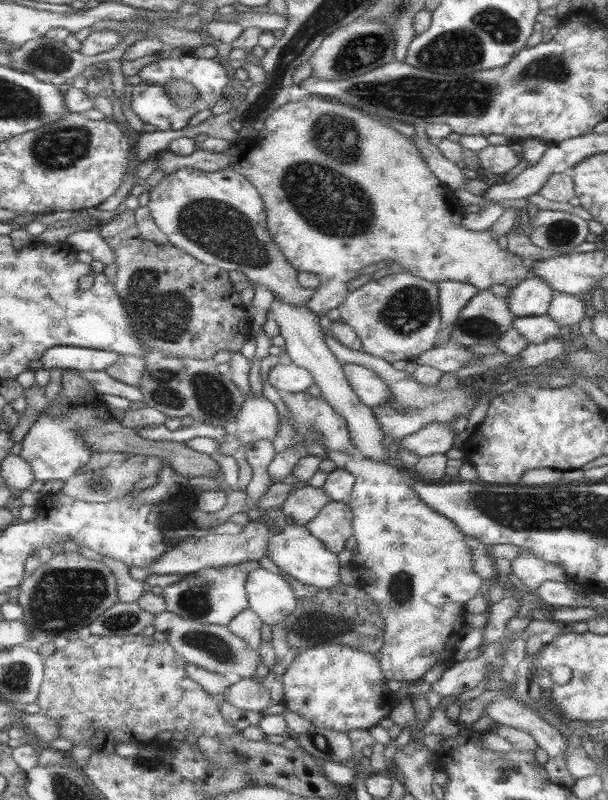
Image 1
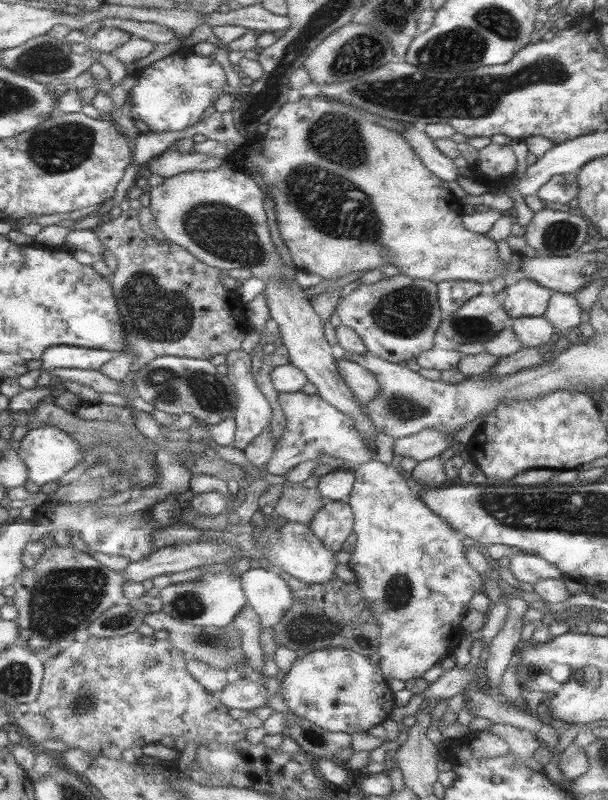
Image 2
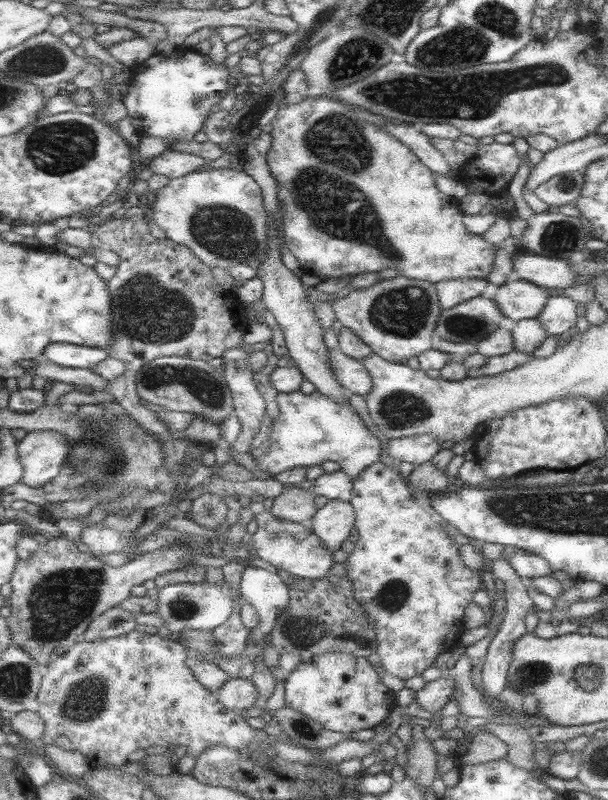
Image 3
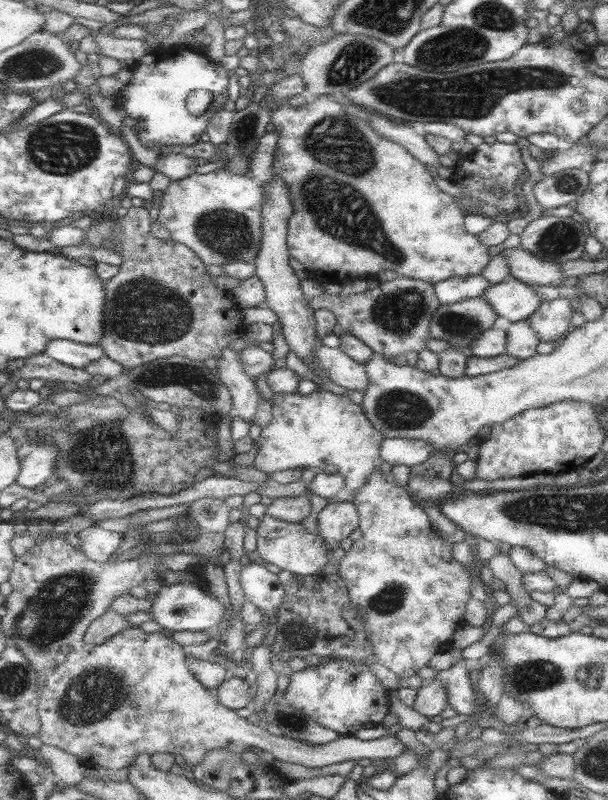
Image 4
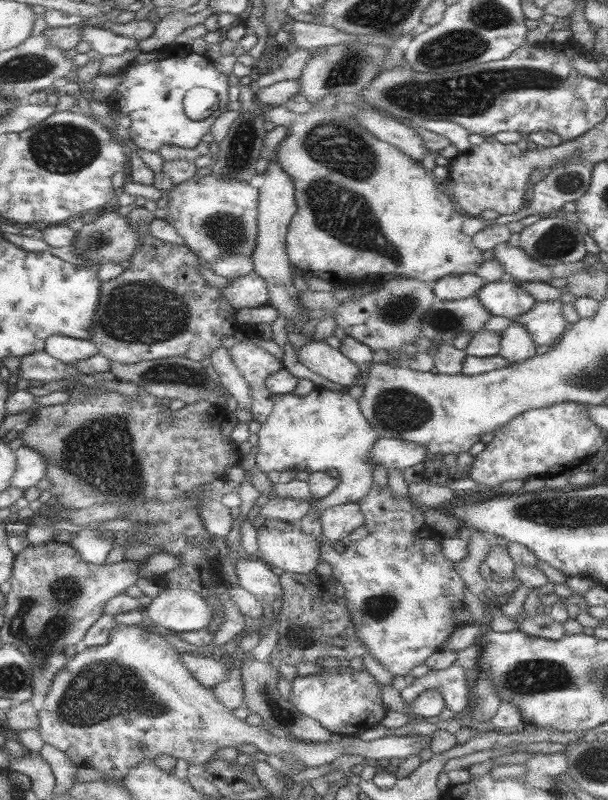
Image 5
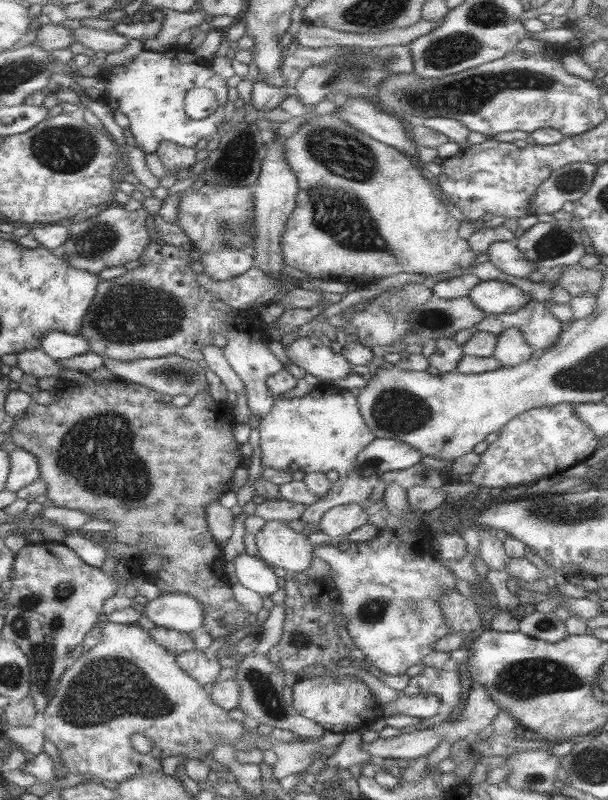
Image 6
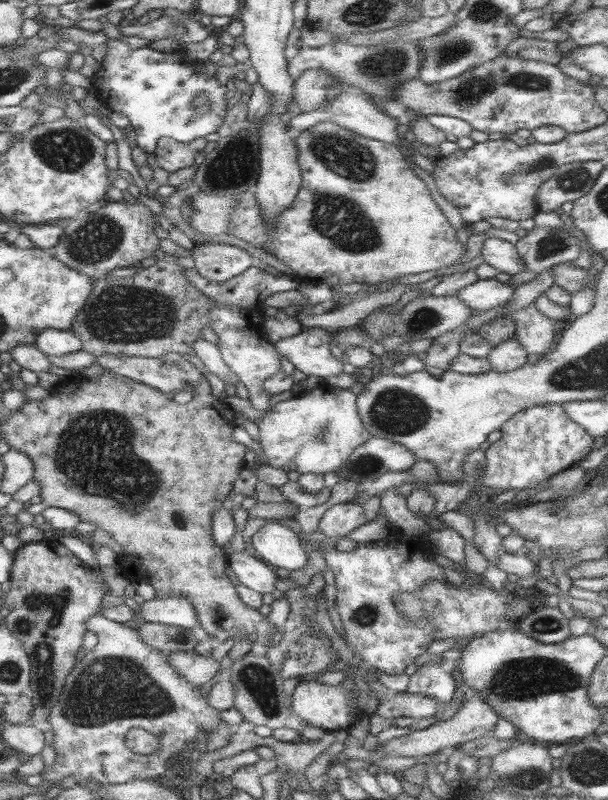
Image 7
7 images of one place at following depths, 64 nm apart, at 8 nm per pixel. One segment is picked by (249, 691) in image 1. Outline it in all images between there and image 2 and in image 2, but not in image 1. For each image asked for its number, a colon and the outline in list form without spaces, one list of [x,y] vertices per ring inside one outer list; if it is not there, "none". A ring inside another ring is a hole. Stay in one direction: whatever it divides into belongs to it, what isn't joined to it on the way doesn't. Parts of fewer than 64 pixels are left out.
2: [[[239,678],[237,682],[227,684],[219,692],[219,700],[229,710],[247,710],[253,712],[261,706],[267,706],[267,700],[271,696],[265,692],[265,688],[259,682],[251,682],[245,678]]]

